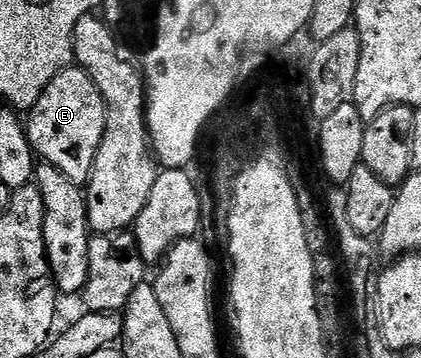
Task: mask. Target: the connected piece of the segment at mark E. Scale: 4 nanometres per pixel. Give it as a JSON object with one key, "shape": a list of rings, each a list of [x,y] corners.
{"shape":[[[72,66],[49,86],[37,98],[37,102],[29,109],[25,127],[27,140],[31,144],[36,157],[42,163],[52,164],[69,180],[78,186],[86,185],[91,178],[93,162],[97,150],[101,146],[101,138],[105,134],[105,98],[101,98],[101,90],[93,86],[93,80],[85,70],[78,66]]]}

